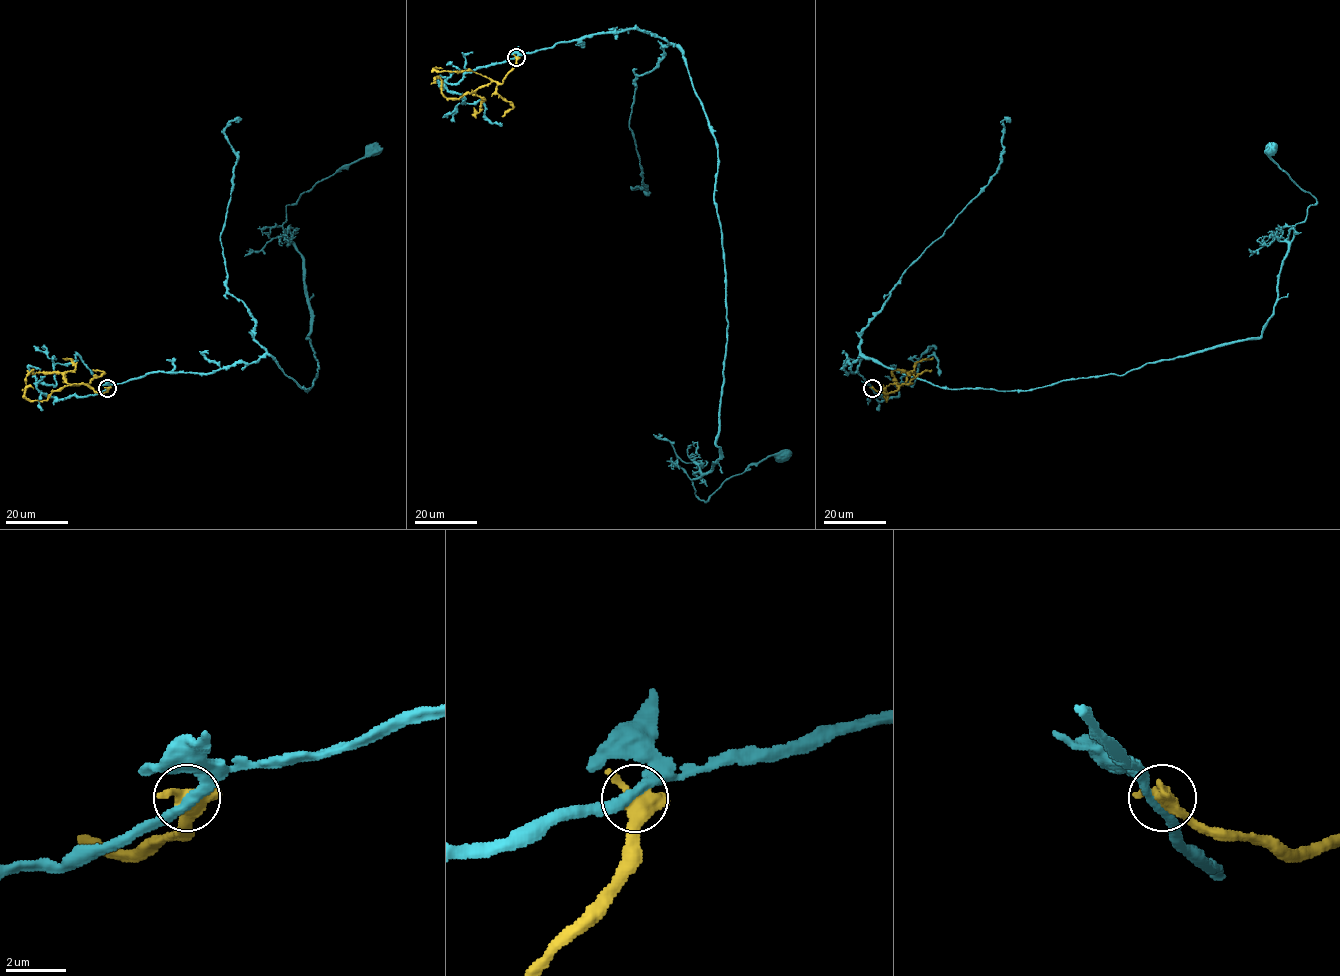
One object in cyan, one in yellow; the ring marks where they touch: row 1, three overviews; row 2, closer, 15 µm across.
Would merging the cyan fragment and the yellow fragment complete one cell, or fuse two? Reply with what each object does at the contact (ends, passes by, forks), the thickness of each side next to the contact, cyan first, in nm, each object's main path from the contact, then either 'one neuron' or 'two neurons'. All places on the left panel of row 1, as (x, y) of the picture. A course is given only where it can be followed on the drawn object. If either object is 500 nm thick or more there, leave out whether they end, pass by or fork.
320/500 nm | cyan via (107, 387), (267, 354), (312, 386), (304, 260), (286, 209), (375, 149) | yellow via (107, 387), (98, 393), (82, 383), (69, 384), (61, 373), (32, 370), (21, 390) | two neurons

